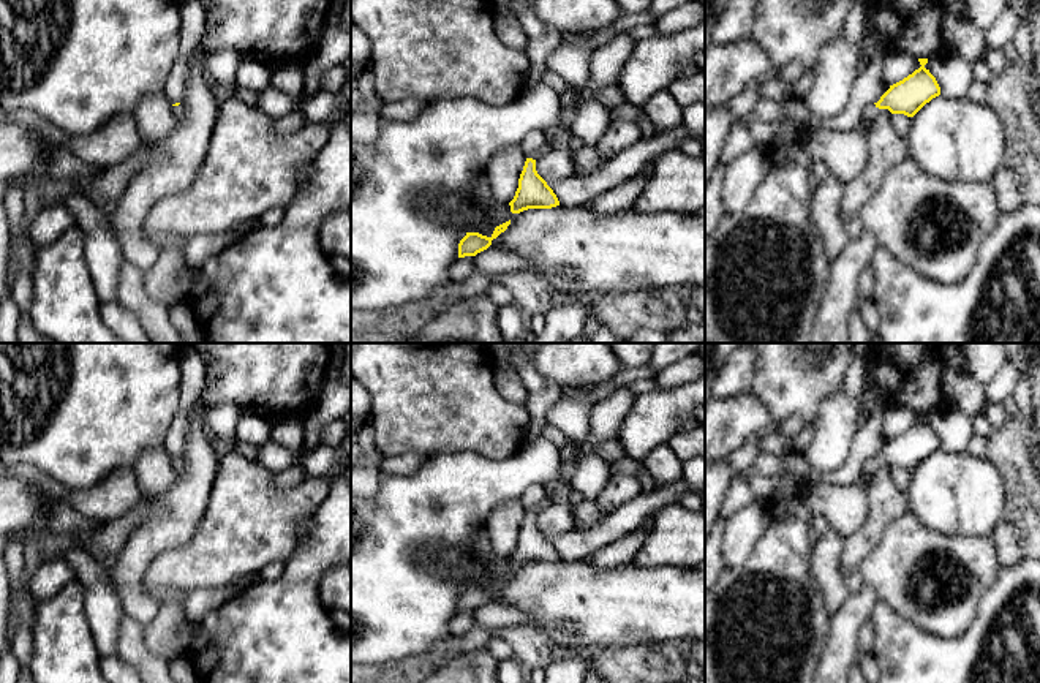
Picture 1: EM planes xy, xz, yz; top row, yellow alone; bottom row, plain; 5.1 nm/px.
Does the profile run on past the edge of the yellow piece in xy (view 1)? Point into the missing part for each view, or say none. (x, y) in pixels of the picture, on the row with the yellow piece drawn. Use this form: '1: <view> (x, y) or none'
1: xy (179, 111)

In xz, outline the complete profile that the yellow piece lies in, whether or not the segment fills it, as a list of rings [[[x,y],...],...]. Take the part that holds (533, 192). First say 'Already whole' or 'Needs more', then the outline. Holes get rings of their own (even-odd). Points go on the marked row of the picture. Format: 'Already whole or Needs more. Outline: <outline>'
Needs more. Outline: [[[564,131],[552,133],[547,136],[545,144],[526,158],[523,171],[518,179],[518,188],[514,199],[509,202],[512,213],[520,213],[528,209],[552,209],[560,206],[560,201],[553,190],[536,171],[536,160],[564,144]]]

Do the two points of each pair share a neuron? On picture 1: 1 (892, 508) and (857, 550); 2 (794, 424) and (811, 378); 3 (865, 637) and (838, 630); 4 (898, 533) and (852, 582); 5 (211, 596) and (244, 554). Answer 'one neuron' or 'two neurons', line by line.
1: one neuron
2: two neurons
3: two neurons
4: two neurons
5: two neurons

